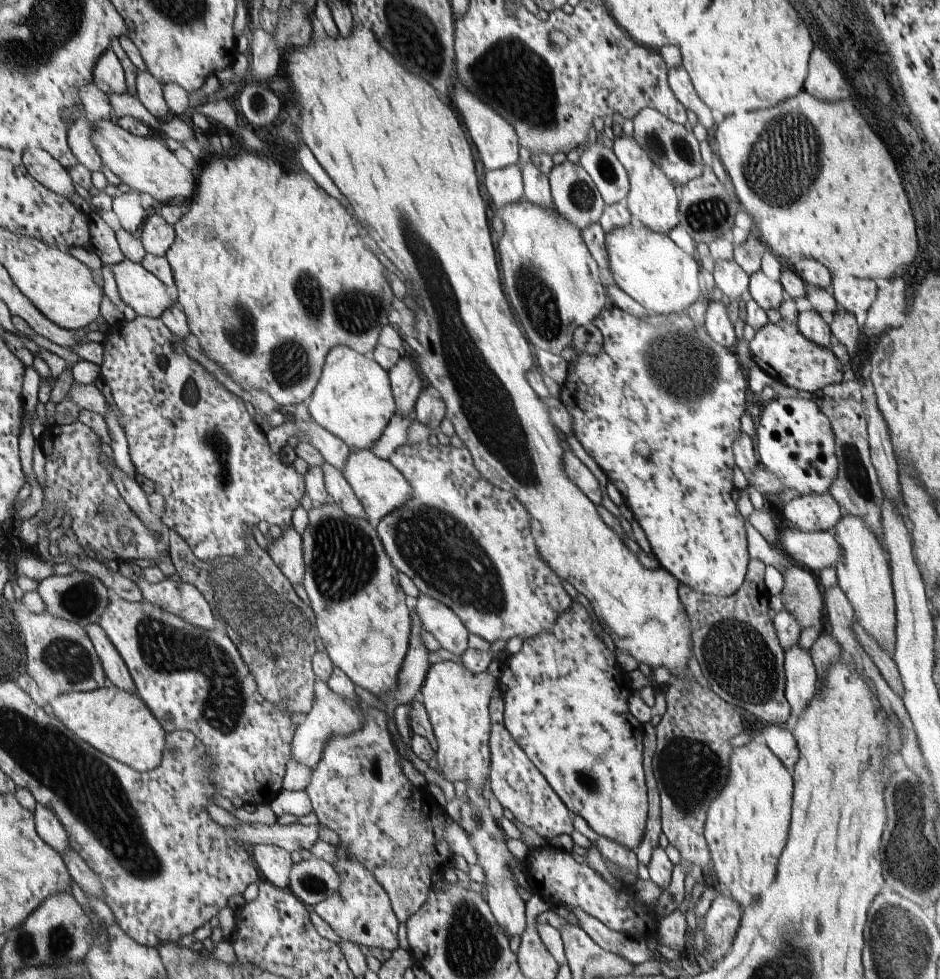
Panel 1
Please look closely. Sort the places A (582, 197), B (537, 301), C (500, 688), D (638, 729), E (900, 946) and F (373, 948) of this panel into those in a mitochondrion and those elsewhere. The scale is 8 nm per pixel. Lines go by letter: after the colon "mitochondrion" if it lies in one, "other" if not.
A: mitochondrion
B: mitochondrion
C: other
D: other
E: mitochondrion
F: other

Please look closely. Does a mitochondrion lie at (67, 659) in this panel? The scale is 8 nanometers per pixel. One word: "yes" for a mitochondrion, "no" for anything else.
yes

